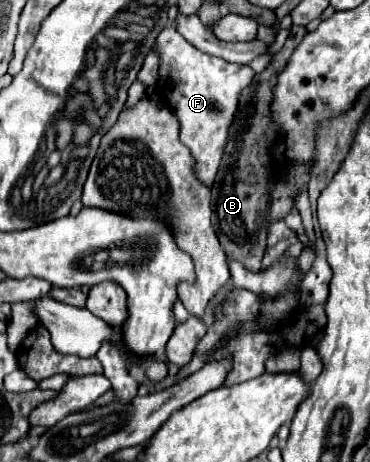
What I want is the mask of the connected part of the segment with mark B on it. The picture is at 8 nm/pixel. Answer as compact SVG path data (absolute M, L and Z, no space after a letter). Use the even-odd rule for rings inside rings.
M292 26L290 38L282 46L280 54L274 54L270 66L256 74L252 86L244 88L240 94L238 112L234 116L230 138L224 148L224 160L220 162L220 172L212 184L212 226L216 236L228 256L228 260L238 260L252 272L262 270L262 256L266 250L266 232L262 216L268 208L268 140L272 138L272 120L270 120L270 104L272 104L272 88L276 86L278 72L286 66L294 48L306 34L304 26Z

